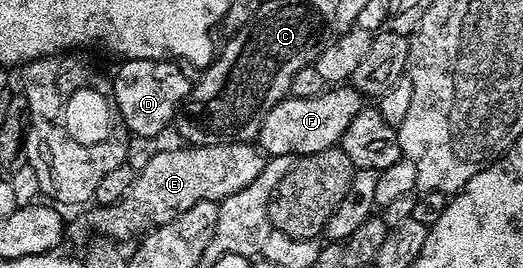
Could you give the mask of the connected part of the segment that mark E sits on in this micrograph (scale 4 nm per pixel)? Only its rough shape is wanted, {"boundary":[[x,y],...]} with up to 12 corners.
{"boundary":[[256,143],[159,150],[85,216],[126,242],[259,175]]}

